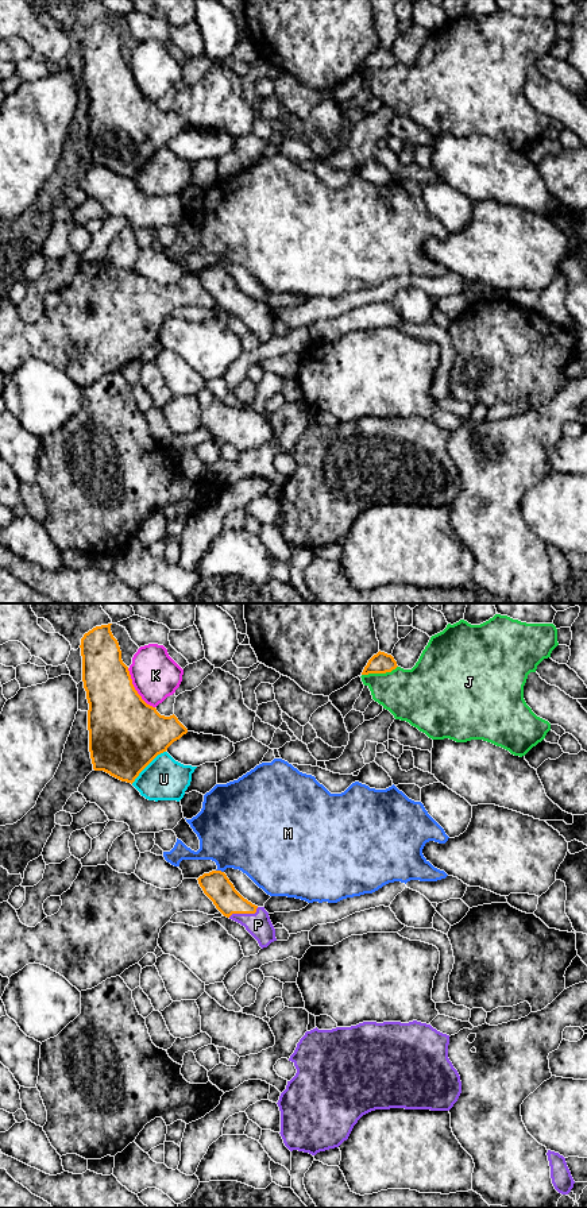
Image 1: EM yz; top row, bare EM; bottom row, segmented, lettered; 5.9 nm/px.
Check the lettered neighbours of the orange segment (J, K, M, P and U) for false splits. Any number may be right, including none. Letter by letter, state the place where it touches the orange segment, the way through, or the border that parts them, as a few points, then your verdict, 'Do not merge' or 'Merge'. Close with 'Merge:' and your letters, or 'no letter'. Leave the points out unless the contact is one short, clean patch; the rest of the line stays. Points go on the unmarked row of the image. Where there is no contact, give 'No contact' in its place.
J: Touches orange at yz (379, 68). Boundary: yz (397, 61), (390, 66), (362, 70). Do not merge
K: Touches orange at yz (135, 85). Do not merge
M: Touches orange at yz (220, 266). Do not merge
P: Touches orange at yz (243, 308). Path across: yz (216, 281), (243, 308), (258, 320). Merge
U: Touches orange at yz (147, 159). Do not merge
Merge: P

